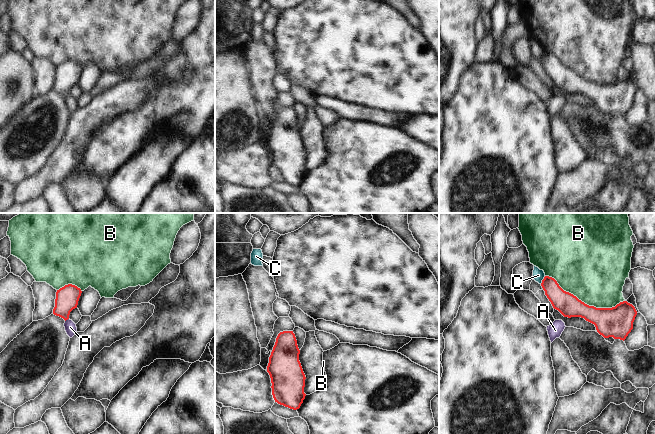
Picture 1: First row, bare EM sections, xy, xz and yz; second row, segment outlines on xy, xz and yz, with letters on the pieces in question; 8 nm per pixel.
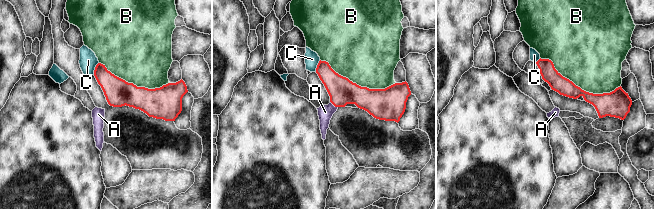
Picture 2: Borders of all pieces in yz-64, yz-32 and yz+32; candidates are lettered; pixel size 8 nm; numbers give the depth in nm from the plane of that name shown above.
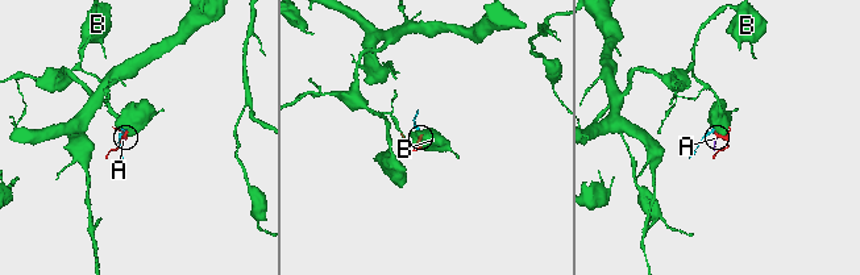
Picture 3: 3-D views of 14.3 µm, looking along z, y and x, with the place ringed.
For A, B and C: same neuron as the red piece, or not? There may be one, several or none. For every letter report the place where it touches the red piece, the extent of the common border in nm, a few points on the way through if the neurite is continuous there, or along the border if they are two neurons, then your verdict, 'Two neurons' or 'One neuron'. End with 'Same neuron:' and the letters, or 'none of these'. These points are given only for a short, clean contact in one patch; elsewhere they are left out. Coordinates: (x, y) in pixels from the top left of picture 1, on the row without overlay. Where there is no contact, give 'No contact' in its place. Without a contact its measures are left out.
A: Touches red at xy (66, 95). Shared border 40 nm. Path across: xy (67, 73), (66, 95), (70, 103). One neuron
B: Touches red at yz (583, 78). Shared border 650 nm. Two neurons
C: Touches red at yz (542, 56). Shared border 80 nm. Boundary: yz (545, 52), (540, 59). Two neurons
Same neuron: A.

